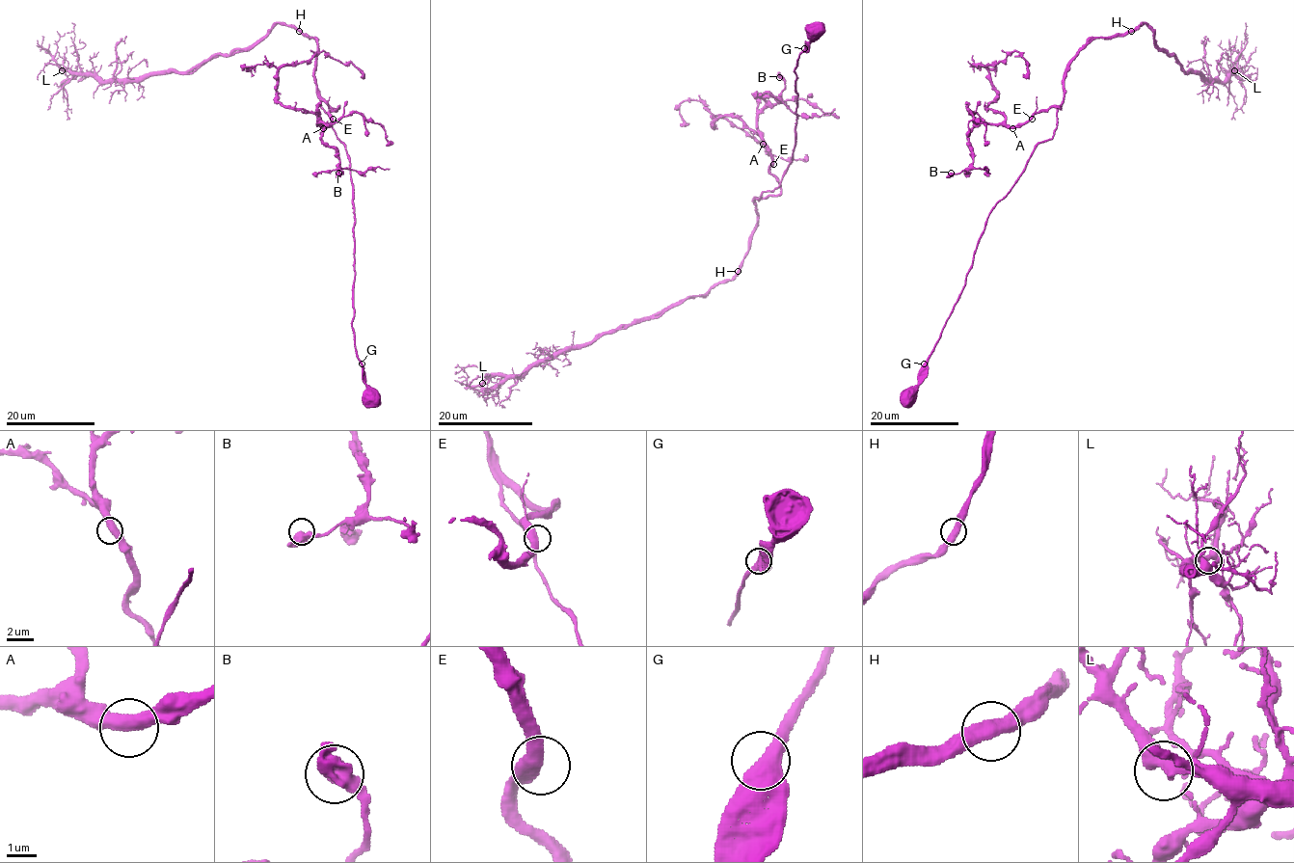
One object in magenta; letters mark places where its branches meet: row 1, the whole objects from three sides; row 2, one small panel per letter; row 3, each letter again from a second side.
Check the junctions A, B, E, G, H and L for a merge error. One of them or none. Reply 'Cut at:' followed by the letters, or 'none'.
Cut at: none

